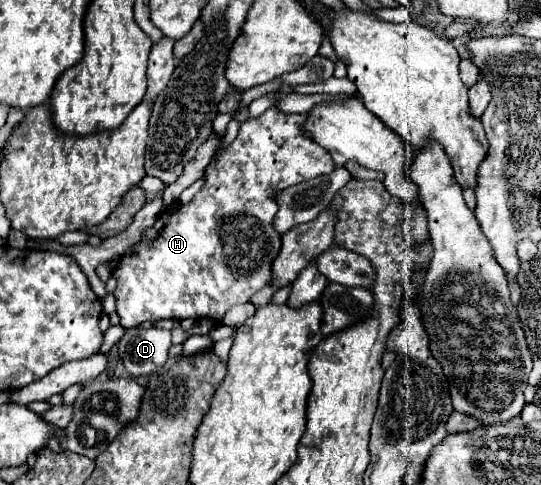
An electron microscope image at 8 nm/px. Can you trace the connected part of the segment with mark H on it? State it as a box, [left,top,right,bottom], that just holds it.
[114,107,336,329]

